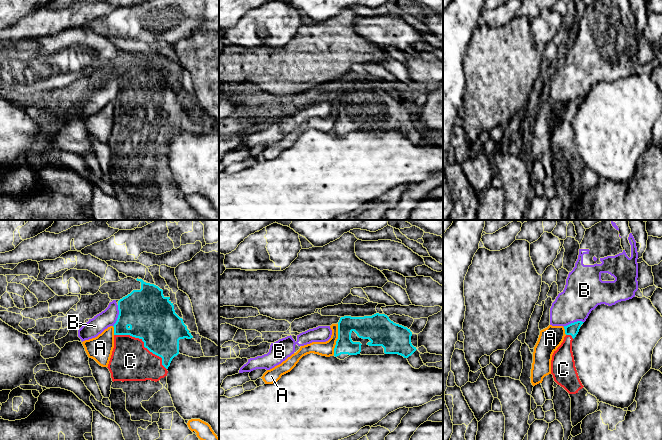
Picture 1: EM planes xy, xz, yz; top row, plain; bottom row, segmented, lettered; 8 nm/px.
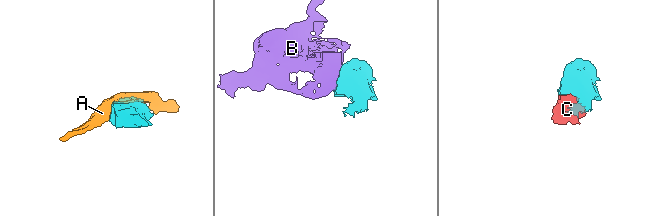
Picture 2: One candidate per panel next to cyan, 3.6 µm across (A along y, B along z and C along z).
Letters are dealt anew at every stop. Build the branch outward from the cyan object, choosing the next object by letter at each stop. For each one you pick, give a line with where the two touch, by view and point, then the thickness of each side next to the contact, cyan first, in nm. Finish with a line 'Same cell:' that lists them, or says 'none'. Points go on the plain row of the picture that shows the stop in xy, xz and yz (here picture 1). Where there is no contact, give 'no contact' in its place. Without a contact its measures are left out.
C: contact xy (144, 120); calibres 380 and 320 nm
Same cell: C

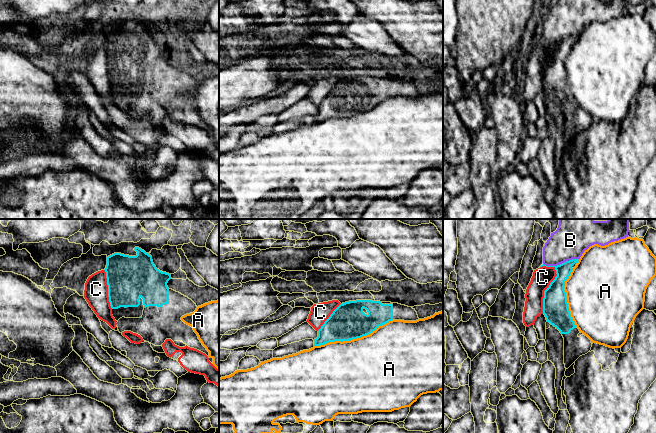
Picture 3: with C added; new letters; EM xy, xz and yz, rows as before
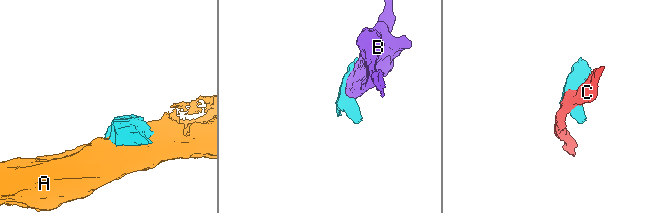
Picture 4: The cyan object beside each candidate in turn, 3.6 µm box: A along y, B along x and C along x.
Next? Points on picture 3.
Same cell: none

